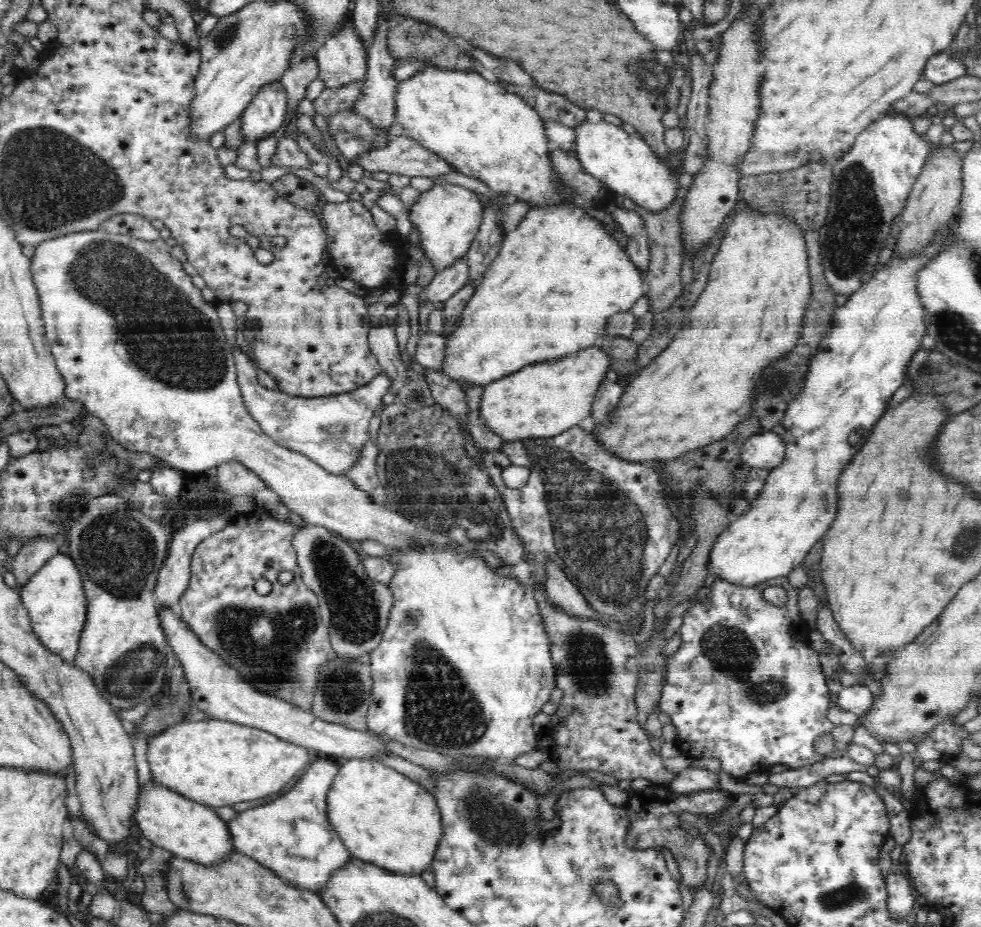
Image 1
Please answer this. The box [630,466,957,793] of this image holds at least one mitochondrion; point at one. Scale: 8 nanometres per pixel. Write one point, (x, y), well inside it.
(728, 648)

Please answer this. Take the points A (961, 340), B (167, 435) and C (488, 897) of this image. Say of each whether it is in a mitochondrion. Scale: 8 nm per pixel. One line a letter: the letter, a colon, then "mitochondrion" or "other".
A: mitochondrion
B: other
C: other

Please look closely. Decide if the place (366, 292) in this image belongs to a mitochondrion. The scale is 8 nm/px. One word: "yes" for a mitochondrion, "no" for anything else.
no

